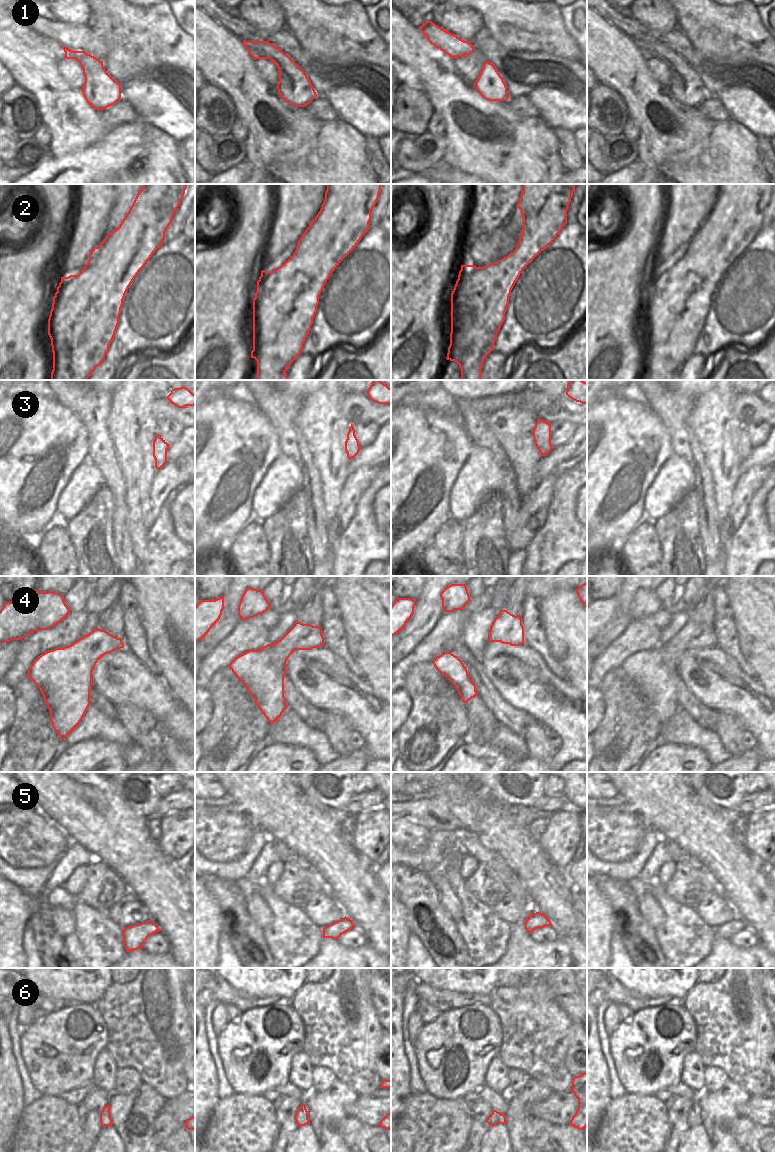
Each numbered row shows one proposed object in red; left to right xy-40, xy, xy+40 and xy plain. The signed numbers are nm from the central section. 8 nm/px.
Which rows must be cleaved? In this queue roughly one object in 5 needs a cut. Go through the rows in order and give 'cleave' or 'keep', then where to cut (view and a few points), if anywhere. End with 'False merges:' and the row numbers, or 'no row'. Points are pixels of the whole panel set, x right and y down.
1: keep; cut none
2: cleave; cut xy+40 (468, 292), (474, 324), (488, 332), (490, 351)
3: keep; cut none
4: keep; cut none
5: keep; cut none
6: keep; cut none
False merges: 2

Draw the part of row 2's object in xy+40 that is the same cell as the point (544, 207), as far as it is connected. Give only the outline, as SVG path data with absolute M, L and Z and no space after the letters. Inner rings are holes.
M523 184L523 190L516 207L521 210L523 216L523 230L517 242L515 250L506 257L484 267L474 265L461 265L458 279L451 293L451 331L463 332L463 318L465 316L465 298L468 293L473 300L473 312L475 314L475 326L489 332L491 338L487 348L493 351L497 334L505 320L505 312L509 304L511 290L519 278L521 272L559 235L567 223L567 210L573 196L576 184Z

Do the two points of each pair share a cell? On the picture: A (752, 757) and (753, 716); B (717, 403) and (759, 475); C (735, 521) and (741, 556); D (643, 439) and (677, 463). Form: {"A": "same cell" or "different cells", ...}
{"A": "same cell", "B": "different cells", "C": "different cells", "D": "different cells"}

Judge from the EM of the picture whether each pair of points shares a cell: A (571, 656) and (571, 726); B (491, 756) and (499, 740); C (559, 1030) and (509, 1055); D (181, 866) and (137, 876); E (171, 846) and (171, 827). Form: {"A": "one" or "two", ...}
{"A": "two", "B": "two", "C": "one", "D": "two", "E": "one"}

